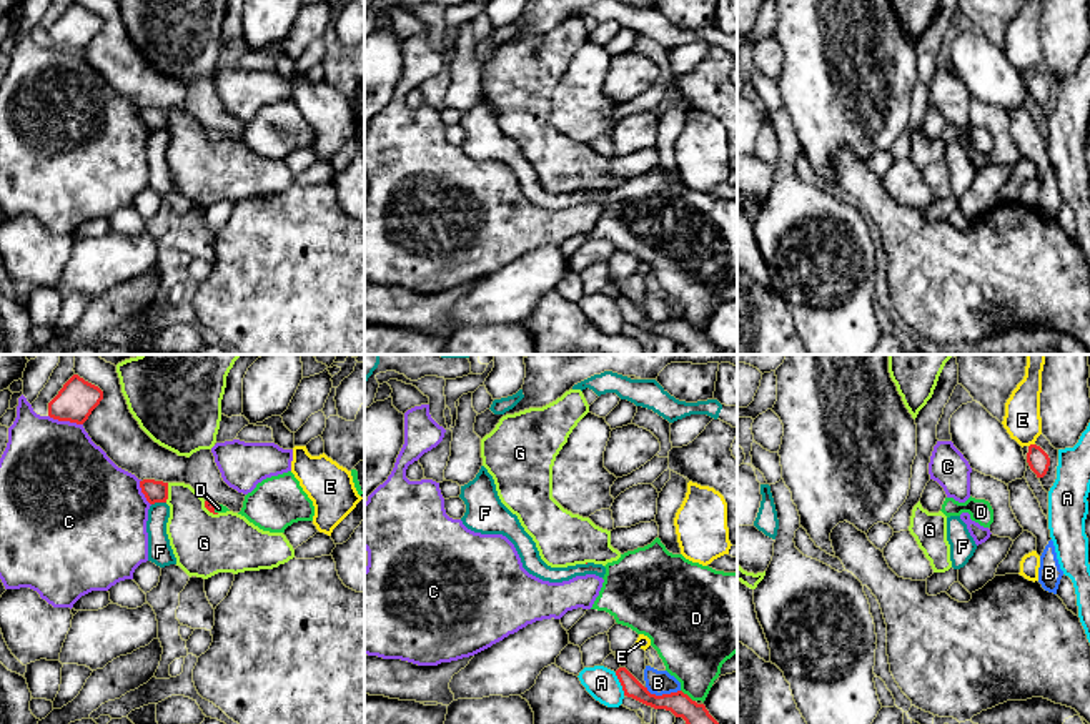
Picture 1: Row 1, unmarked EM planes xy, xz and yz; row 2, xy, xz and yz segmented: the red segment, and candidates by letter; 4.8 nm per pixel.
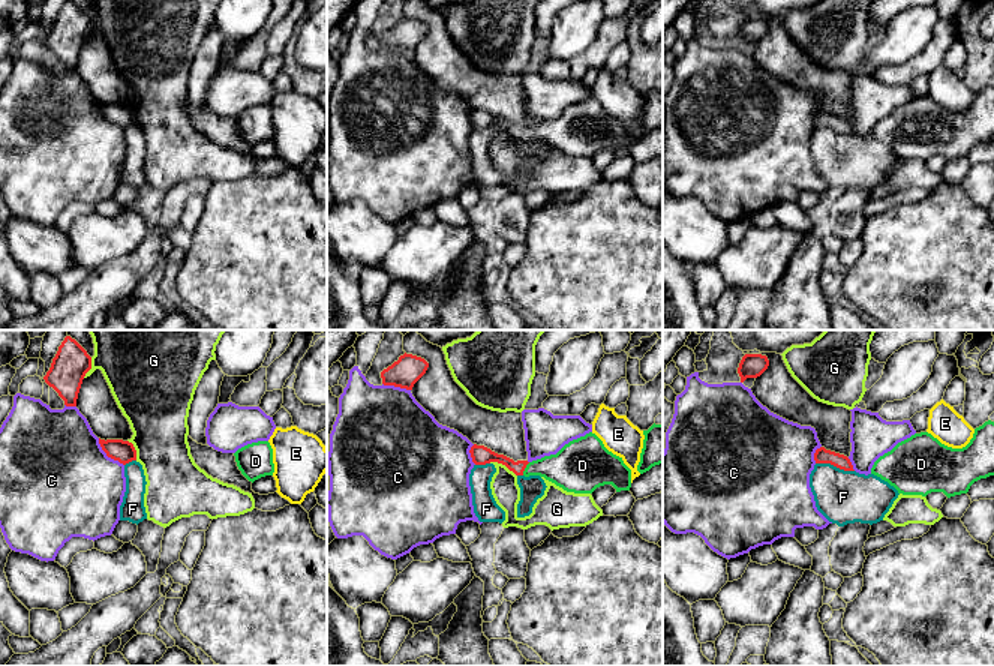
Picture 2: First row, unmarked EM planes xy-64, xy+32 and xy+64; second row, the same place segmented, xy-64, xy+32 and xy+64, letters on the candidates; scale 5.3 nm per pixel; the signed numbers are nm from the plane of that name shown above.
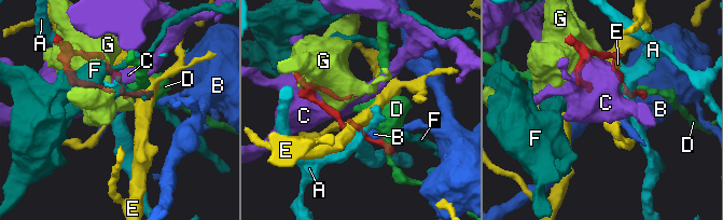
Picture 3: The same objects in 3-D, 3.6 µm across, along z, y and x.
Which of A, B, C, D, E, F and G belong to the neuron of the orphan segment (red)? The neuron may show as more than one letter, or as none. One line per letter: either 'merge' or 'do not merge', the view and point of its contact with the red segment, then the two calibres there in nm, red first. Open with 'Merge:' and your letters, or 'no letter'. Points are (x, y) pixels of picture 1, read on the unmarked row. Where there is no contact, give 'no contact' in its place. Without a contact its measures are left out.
Merge: D
A: do not merge | xz (621, 312) | 90/160 nm
B: do not merge | xz (663, 322) | 140/120 nm
C: do not merge | xy (65, 47) | 190/480 nm
D: merge | xz (686, 322) | 140/340 nm
E: do not merge | yz (1030, 72) | 110/180 nm
F: do not merge | xy (158, 128) | 110/120 nm
G: do not merge | xy (167, 120) | 110/260 nm

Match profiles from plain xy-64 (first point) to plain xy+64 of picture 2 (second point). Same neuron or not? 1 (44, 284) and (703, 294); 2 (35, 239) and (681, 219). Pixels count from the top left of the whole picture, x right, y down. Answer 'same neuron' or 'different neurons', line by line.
1: same neuron
2: same neuron

